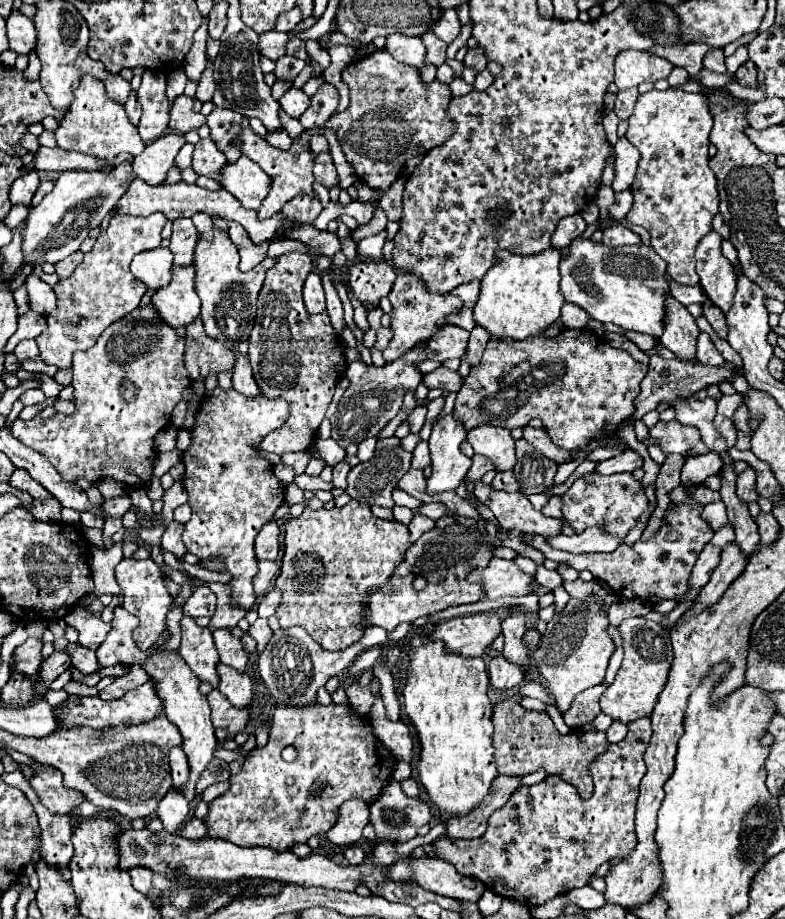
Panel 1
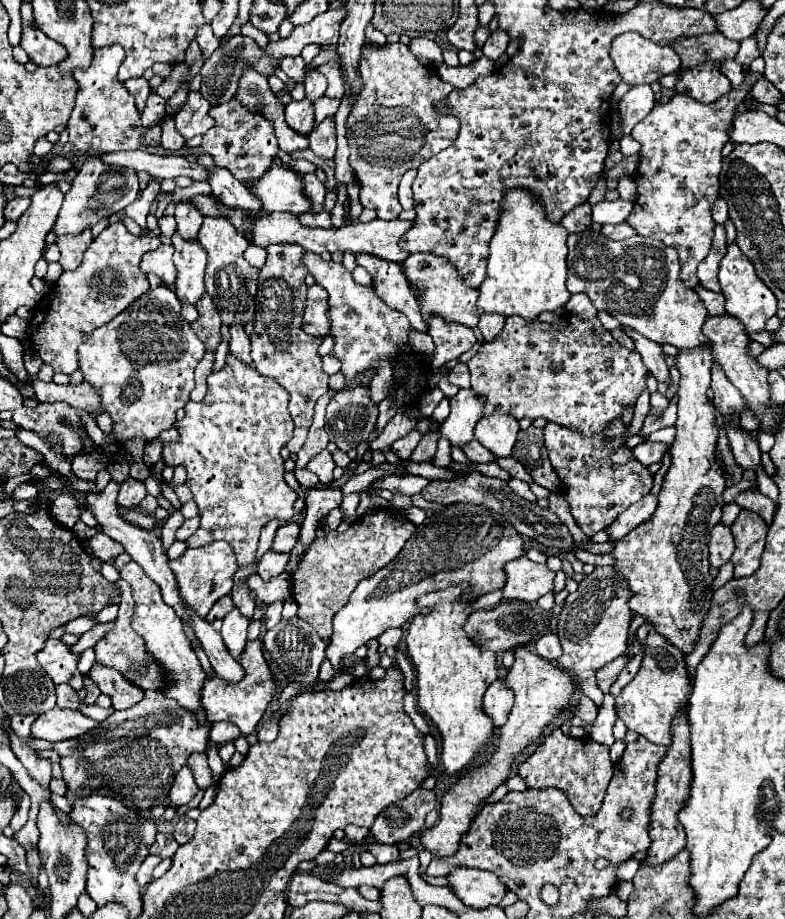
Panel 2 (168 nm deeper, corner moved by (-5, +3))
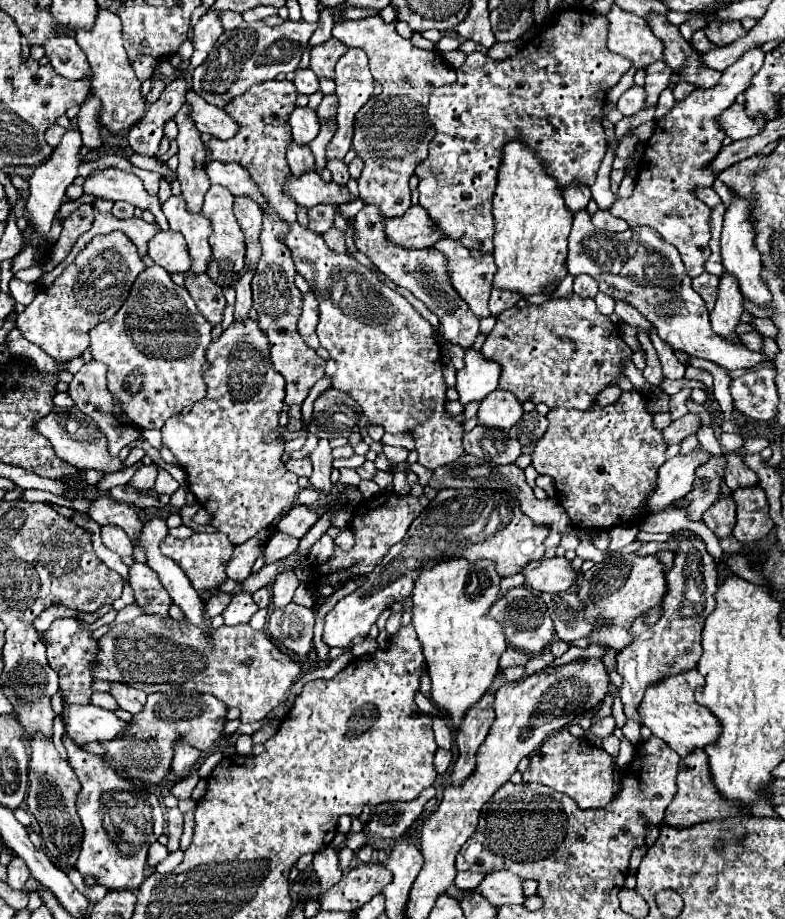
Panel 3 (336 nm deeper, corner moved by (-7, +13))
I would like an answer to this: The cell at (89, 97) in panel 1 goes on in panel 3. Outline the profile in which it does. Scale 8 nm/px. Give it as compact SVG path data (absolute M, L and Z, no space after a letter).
M98 11L96 23L90 31L76 31L76 41L88 57L92 77L90 77L90 95L102 101L100 125L110 133L120 135L122 131L136 125L146 113L146 101L140 93L140 81L136 81L132 63L128 61L124 41L122 41L122 25L112 11Z

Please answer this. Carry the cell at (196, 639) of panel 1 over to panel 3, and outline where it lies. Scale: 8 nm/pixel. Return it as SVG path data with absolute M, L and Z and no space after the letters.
M194 533L188 539L168 537L162 541L160 549L166 557L170 557L178 563L178 567L186 573L186 577L190 579L192 587L198 593L218 593L220 585L228 579L224 569L232 557L234 545L228 541L228 535L224 535L224 533Z

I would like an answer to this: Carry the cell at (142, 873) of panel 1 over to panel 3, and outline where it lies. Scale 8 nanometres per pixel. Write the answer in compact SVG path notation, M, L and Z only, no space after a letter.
M156 841L156 843L152 843L150 849L148 849L148 861L146 861L146 863L148 863L150 869L154 869L154 867L156 867L160 861L164 861L166 857L168 857L168 849Z

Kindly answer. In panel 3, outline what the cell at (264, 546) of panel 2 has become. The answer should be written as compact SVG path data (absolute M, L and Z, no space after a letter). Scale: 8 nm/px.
M264 527L262 533L252 537L248 543L242 543L242 545L234 547L234 555L232 555L230 563L226 565L228 579L236 579L238 583L242 583L250 575L254 561L262 555L262 549L266 545L266 539L268 539L270 531L272 531L270 527Z

